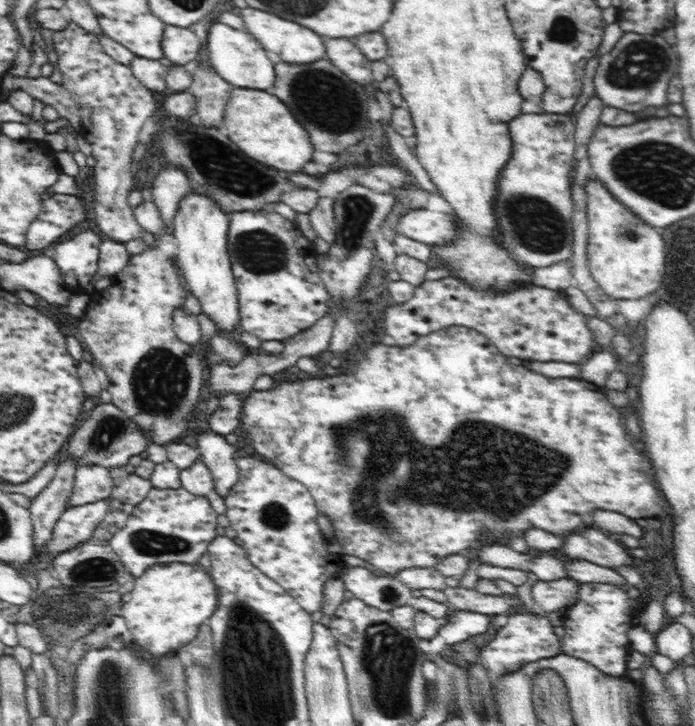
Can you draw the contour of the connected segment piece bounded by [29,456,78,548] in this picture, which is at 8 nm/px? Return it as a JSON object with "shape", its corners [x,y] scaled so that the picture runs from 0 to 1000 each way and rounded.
{"shape":[[[89,628],[78,658],[58,680],[45,686],[42,704],[47,716],[47,748],[52,755],[68,749],[73,742],[78,720],[101,700],[96,691],[111,646],[106,629]]]}

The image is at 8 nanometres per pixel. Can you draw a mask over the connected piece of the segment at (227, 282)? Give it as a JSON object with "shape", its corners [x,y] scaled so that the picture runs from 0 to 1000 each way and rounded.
{"shape":[[[275,263],[260,275],[250,303],[250,325],[256,329],[253,357],[269,398],[285,410],[289,430],[308,442],[314,457],[334,460],[344,452],[340,386],[327,346],[329,295],[301,270]]]}

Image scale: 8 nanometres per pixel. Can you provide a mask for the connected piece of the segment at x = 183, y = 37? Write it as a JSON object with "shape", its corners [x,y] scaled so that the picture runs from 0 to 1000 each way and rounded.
{"shape":[[[237,34],[232,65],[245,85],[250,90],[265,90],[283,79],[289,59],[272,37]]]}

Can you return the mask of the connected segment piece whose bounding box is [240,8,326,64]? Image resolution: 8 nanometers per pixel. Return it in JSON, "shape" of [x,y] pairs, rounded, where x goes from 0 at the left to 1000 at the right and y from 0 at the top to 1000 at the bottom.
{"shape":[[[351,11],[345,14],[351,25],[351,40],[357,41],[365,52],[384,69],[394,80],[406,80],[406,84],[414,88],[446,88],[452,83],[469,81],[469,69],[463,61],[463,50],[449,44],[446,39],[437,39],[426,30],[391,22],[386,17],[374,17],[365,11]]]}

